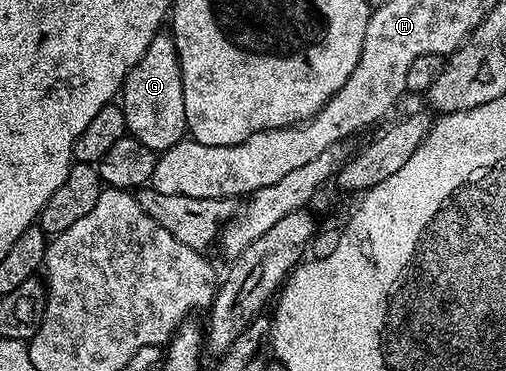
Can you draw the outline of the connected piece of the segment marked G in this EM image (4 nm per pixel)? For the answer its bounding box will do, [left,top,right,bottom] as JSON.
[119,32,186,151]

